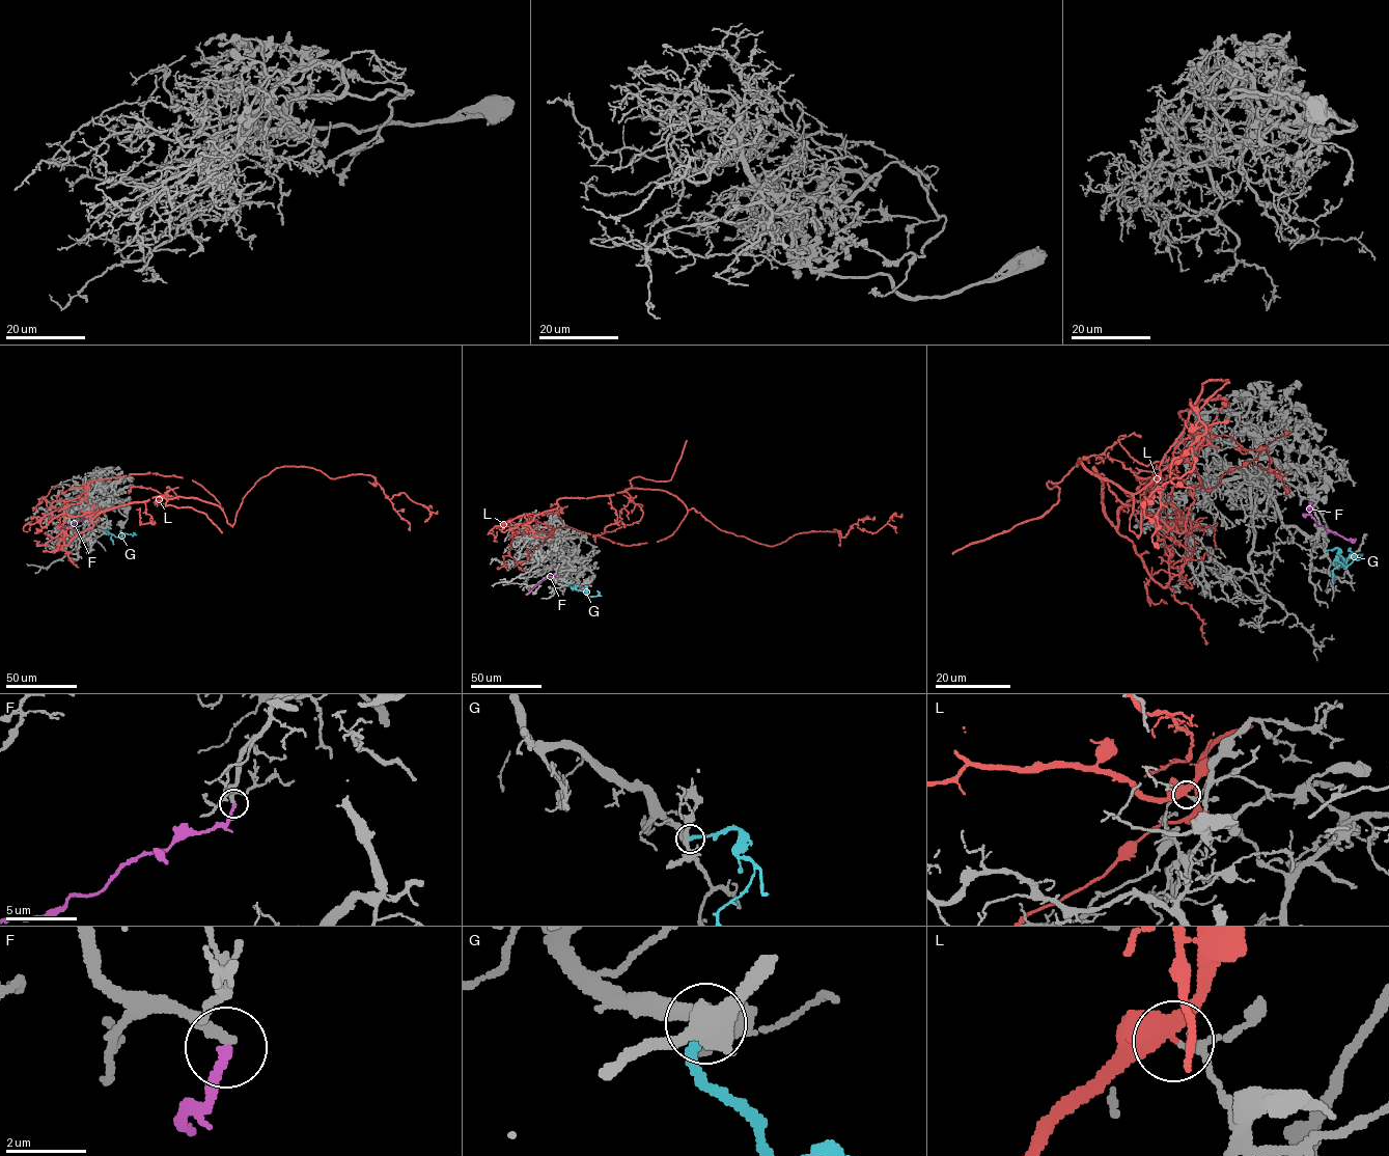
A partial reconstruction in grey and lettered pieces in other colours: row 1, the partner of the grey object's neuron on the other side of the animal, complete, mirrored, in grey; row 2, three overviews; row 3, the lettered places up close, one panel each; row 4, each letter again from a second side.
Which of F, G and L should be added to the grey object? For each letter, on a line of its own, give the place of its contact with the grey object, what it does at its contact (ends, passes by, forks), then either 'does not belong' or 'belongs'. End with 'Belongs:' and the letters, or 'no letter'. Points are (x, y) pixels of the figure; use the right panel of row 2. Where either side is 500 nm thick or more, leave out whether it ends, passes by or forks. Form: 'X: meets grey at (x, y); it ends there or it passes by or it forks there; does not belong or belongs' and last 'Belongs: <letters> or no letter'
F: meets grey at (1311, 501); it ends there; does not belong
G: meets grey at (1326, 550); it ends there; does not belong
L: meets grey at (1198, 444); it passes by; does not belong
Belongs: no letter

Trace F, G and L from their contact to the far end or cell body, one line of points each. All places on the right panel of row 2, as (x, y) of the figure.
F: (1310, 502), (1307, 508), (1318, 525), (1348, 540), (1355, 539)
G: (1326, 551), (1338, 549), (1346, 567), (1357, 555), (1362, 554), (1357, 559), (1349, 557), (1345, 562)
L: (1198, 444), (1116, 526), (1079, 459), (1139, 534), (1228, 381), (1190, 402), (1205, 432), (1156, 525)

